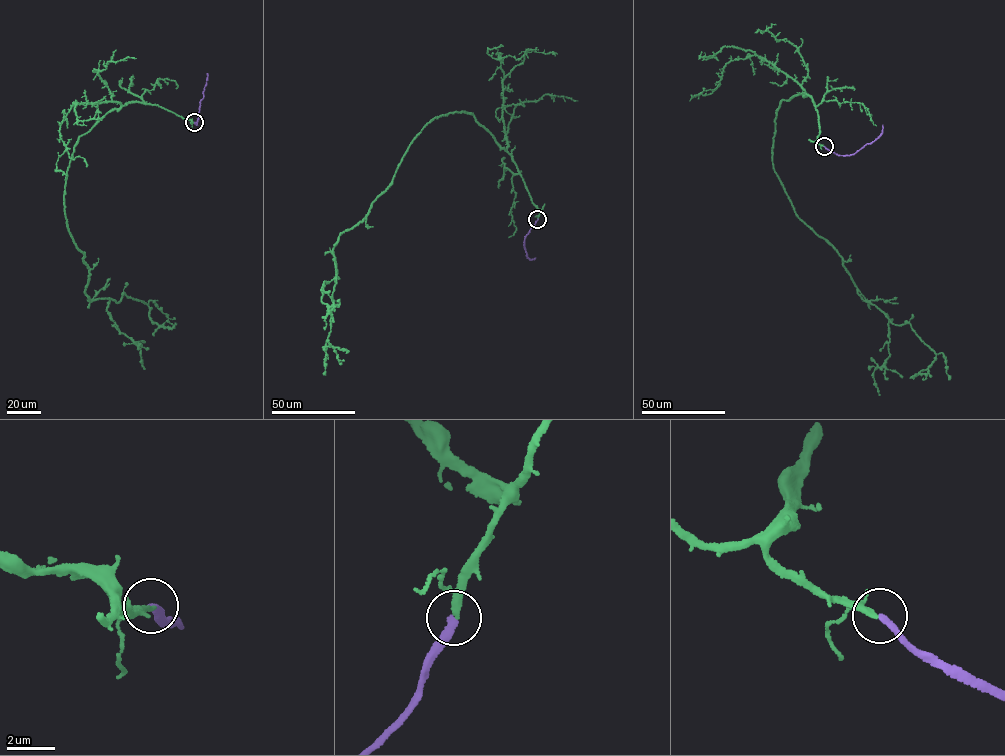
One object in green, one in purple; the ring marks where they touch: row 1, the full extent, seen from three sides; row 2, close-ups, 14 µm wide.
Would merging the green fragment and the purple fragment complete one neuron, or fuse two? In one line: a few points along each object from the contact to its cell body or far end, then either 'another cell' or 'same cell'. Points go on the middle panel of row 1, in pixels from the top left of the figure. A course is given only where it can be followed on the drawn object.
course green (537, 219), (510, 154), (475, 116), (428, 122), (333, 250), (323, 347), (334, 347), (342, 363); course purple (537, 219), (524, 244), (529, 259), (535, 257); same cell

